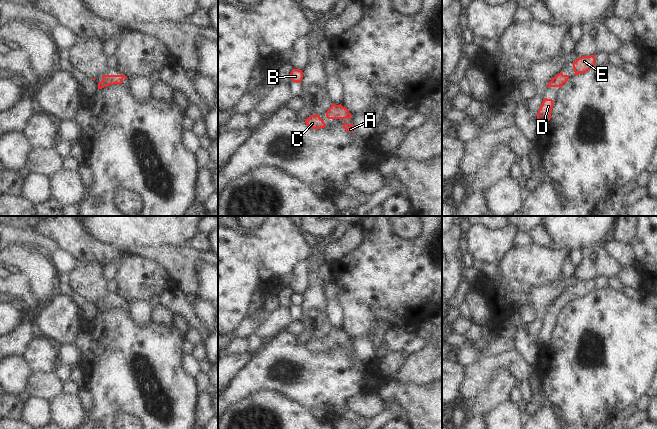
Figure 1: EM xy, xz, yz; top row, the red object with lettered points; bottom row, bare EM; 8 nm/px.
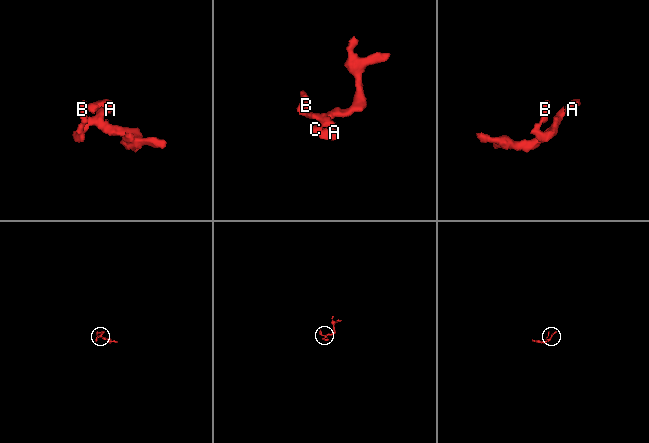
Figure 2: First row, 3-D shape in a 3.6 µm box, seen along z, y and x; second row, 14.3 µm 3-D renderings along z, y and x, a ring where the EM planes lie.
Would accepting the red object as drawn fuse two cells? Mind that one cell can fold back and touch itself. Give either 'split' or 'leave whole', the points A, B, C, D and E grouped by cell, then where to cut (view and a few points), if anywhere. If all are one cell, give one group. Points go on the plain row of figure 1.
leave whole; groups A B C D E; cut none

